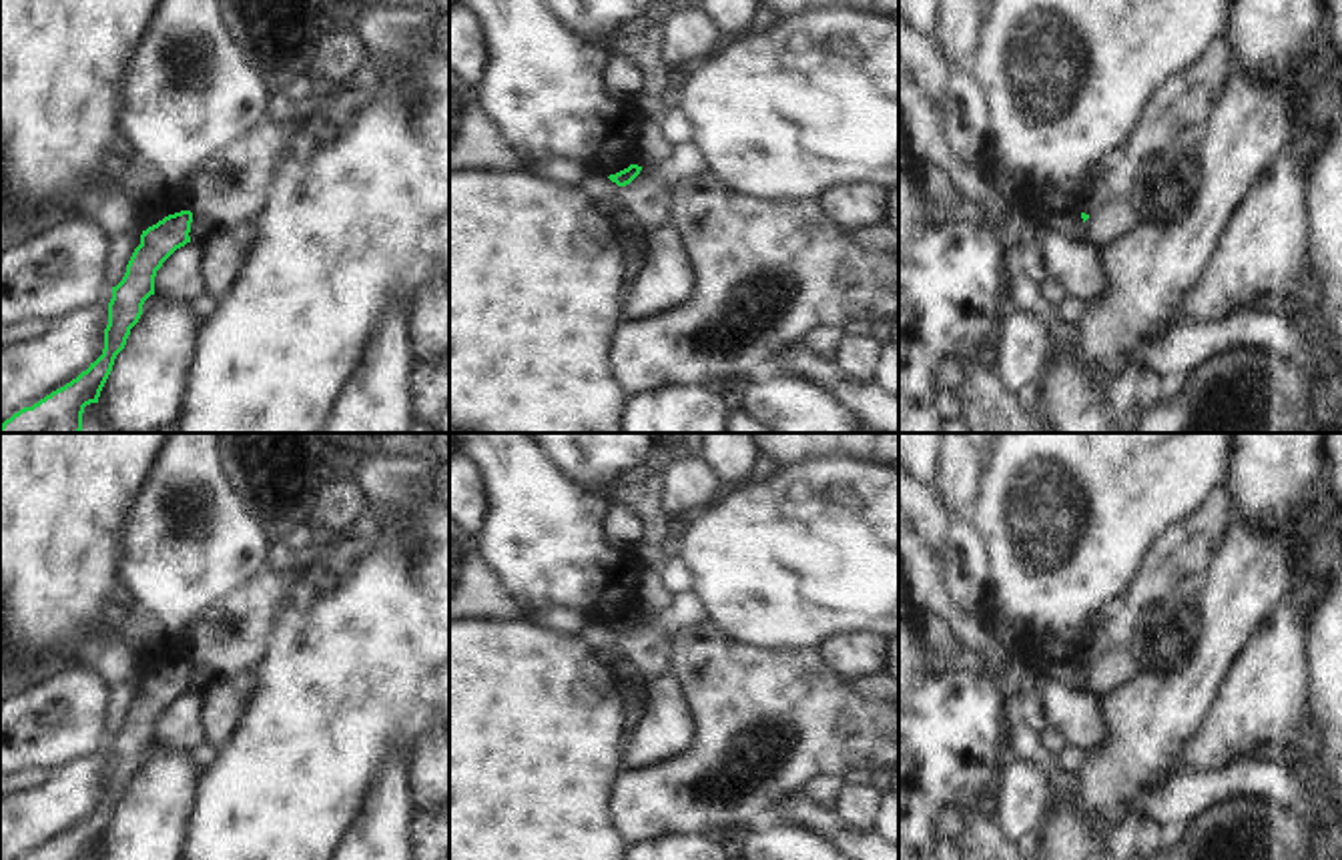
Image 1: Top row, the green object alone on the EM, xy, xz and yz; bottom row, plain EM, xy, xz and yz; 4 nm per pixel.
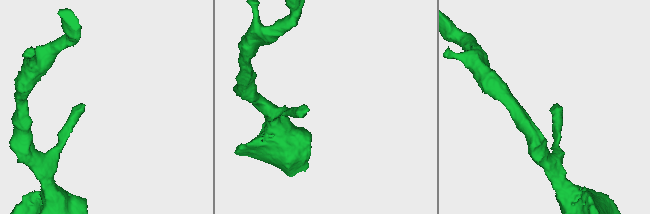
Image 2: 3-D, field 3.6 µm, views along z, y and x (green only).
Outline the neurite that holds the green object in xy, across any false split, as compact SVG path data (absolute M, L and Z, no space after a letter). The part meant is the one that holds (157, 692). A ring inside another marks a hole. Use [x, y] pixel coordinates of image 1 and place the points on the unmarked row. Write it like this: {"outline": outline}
{"outline": "M181 660L142 680L122 730L112 736L102 804L76 828L20 860L84 860L86 854L98 852L116 804L138 772L144 750L154 744L156 720L177 698L191 692L191 672L193 662Z"}

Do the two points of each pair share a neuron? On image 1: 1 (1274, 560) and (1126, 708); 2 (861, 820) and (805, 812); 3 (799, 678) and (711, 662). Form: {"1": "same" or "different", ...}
{"1": "same", "2": "different", "3": "same"}

